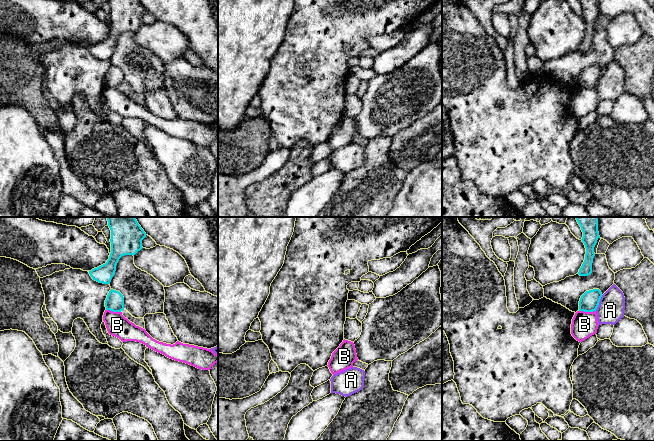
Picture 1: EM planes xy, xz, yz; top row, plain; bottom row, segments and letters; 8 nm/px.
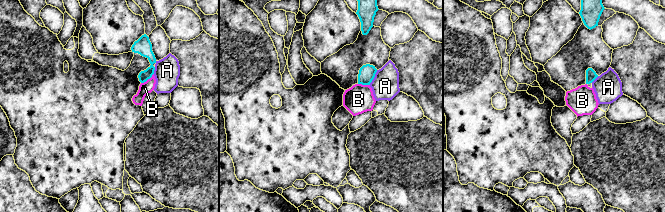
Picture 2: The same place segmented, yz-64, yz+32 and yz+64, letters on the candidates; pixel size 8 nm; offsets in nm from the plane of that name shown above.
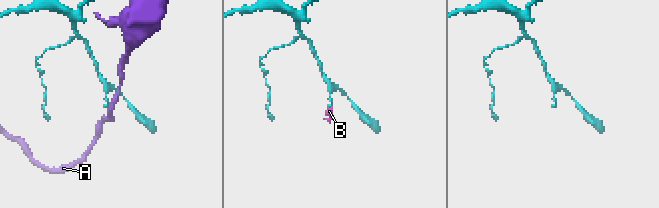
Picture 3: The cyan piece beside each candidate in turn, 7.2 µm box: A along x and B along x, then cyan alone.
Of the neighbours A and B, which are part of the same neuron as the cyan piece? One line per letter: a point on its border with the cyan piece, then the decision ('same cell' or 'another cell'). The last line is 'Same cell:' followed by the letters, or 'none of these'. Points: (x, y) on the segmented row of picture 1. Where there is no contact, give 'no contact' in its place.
A: meets cyan in yz at (598, 303); another cell
B: meets cyan in yz at (587, 311); another cell
Same cell: none of these

